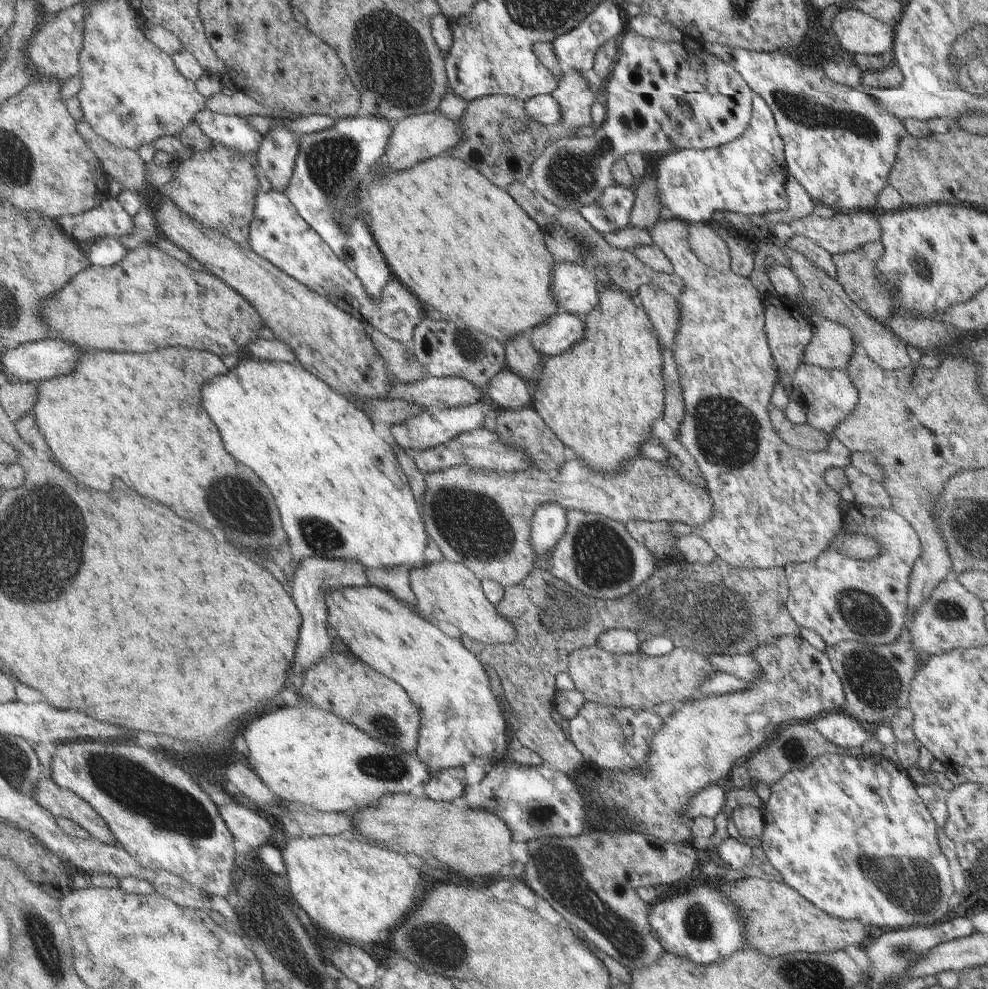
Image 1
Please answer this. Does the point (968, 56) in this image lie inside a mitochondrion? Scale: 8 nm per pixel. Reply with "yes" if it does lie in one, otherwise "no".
yes

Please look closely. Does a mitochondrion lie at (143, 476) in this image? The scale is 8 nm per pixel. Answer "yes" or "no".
no

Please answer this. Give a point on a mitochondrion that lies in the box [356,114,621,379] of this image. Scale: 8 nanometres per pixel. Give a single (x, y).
(571, 175)

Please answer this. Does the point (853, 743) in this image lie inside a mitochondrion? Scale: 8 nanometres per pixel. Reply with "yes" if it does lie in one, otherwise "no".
no

